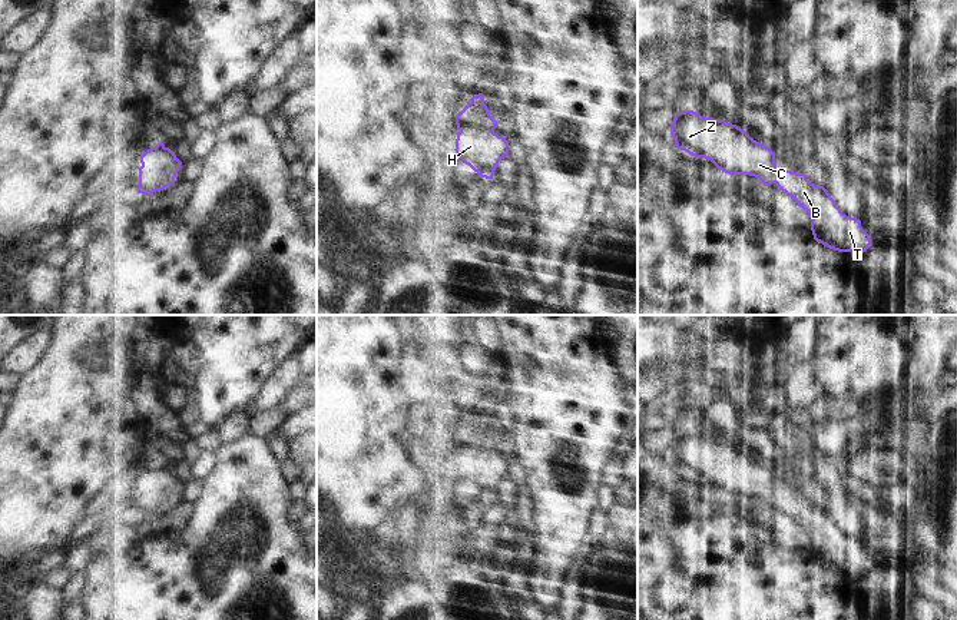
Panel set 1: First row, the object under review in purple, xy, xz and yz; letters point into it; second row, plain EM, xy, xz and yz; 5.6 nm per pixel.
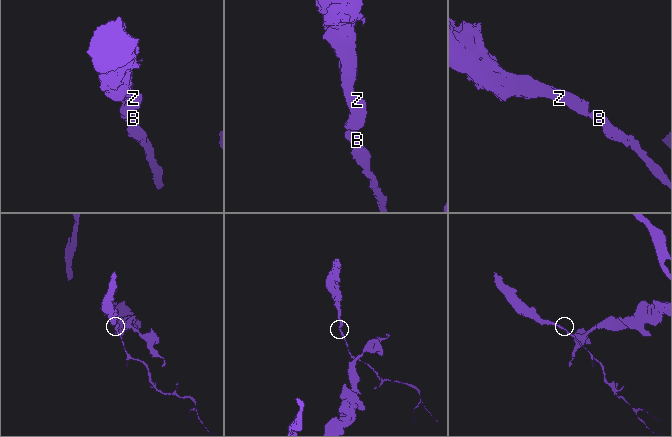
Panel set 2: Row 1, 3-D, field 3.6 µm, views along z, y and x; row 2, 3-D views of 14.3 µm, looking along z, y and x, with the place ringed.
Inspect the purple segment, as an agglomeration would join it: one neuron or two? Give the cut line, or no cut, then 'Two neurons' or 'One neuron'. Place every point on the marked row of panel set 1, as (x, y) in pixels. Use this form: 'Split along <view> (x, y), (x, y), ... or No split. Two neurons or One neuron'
No split. One neuron.

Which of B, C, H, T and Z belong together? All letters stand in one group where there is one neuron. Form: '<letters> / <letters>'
B C H T Z

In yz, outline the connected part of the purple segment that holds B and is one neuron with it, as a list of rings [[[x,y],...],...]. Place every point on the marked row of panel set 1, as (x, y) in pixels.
[[[681,110],[672,122],[670,135],[675,139],[678,149],[688,152],[698,159],[705,158],[711,160],[725,173],[755,176],[765,186],[775,183],[779,190],[791,196],[809,215],[814,239],[827,248],[838,252],[855,253],[862,253],[870,248],[871,238],[862,229],[860,219],[842,213],[828,190],[824,186],[811,183],[805,173],[779,170],[775,163],[775,153],[769,147],[754,140],[736,125],[701,116],[693,110]]]

